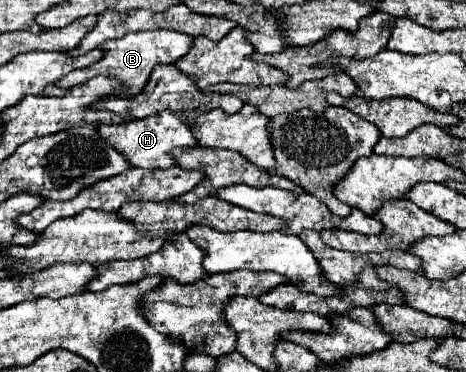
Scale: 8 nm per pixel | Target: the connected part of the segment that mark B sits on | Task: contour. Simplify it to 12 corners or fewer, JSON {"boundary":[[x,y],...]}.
{"boundary":[[169,30],[127,34],[99,46],[105,56],[61,78],[93,76],[125,82],[139,94],[157,64],[177,62],[193,36]]}

